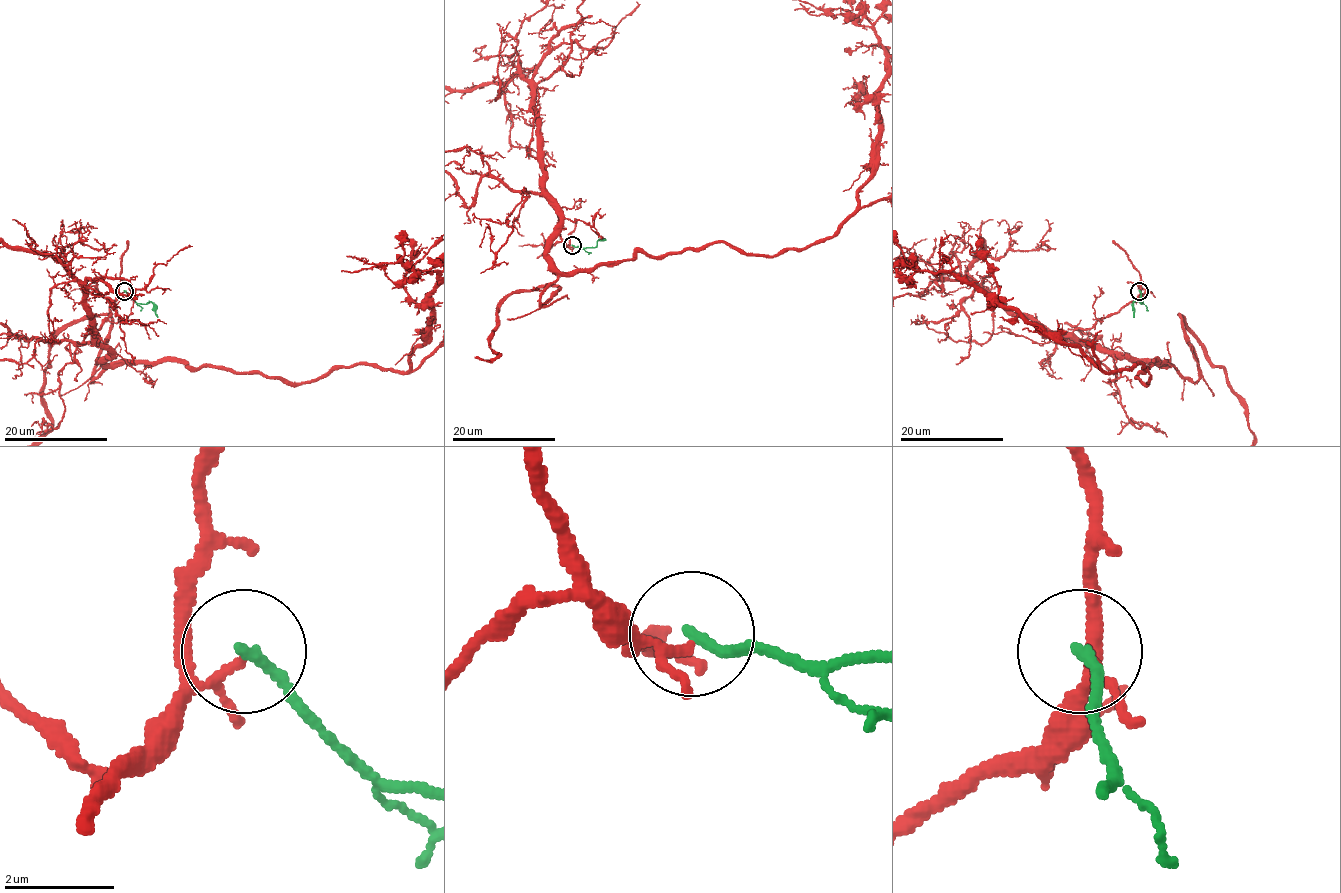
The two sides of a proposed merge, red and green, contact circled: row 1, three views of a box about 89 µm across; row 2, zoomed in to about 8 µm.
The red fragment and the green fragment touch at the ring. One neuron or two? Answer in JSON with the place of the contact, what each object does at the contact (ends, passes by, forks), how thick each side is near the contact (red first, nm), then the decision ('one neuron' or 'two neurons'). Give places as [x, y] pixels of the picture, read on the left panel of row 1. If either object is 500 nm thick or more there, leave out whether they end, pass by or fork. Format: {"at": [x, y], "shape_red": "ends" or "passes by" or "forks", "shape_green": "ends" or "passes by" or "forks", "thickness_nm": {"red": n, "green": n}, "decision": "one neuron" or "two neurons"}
{"at": [124, 291], "shape_red": "passes by", "shape_green": "ends", "thickness_nm": {"red": 120, "green": 190}, "decision": "two neurons"}

